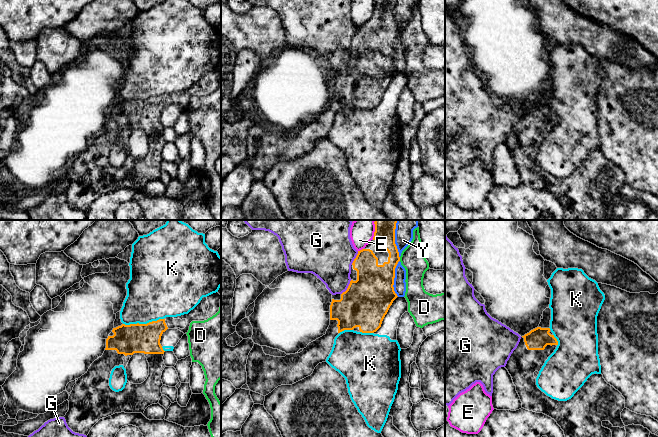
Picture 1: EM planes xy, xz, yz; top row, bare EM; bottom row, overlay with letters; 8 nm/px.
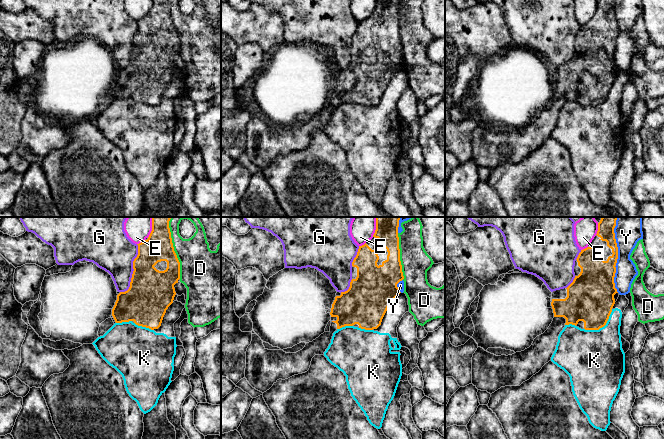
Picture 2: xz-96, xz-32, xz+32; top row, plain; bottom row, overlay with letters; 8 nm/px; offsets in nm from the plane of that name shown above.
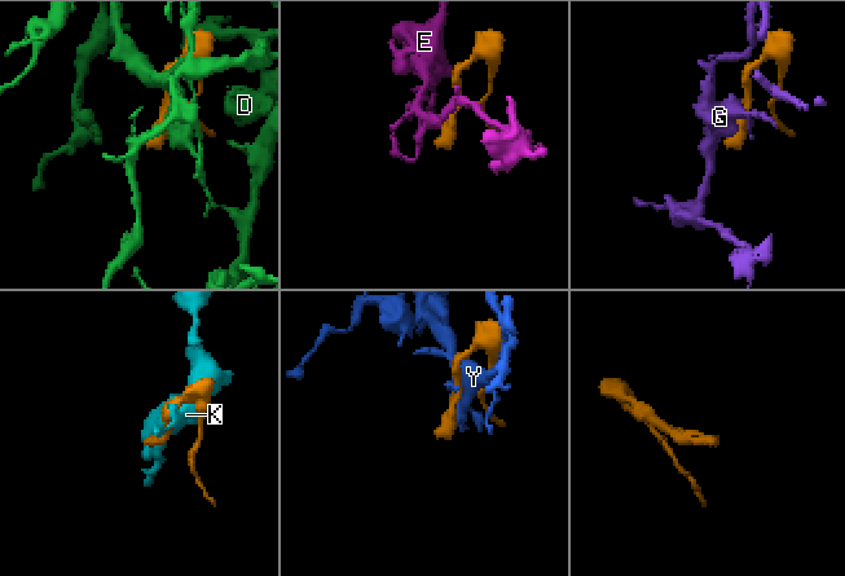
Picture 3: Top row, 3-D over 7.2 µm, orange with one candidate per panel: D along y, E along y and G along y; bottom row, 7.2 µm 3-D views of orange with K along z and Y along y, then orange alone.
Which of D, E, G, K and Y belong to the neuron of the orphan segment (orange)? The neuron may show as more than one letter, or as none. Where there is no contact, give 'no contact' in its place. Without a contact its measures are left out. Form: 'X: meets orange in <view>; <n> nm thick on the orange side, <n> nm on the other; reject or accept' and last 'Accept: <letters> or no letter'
D: meets orange in xz; 260 nm thick on the orange side, 190 nm on the other; reject
E: meets orange in xz; 240 nm thick on the orange side, 180 nm on the other; reject
G: meets orange in xz; 380 nm thick on the orange side, 320 nm on the other; reject
K: meets orange in xy; 240 nm thick on the orange side, 400 nm on the other; reject
Y: meets orange in xz; 360 nm thick on the orange side, 100 nm on the other; reject
Accept: no letter

